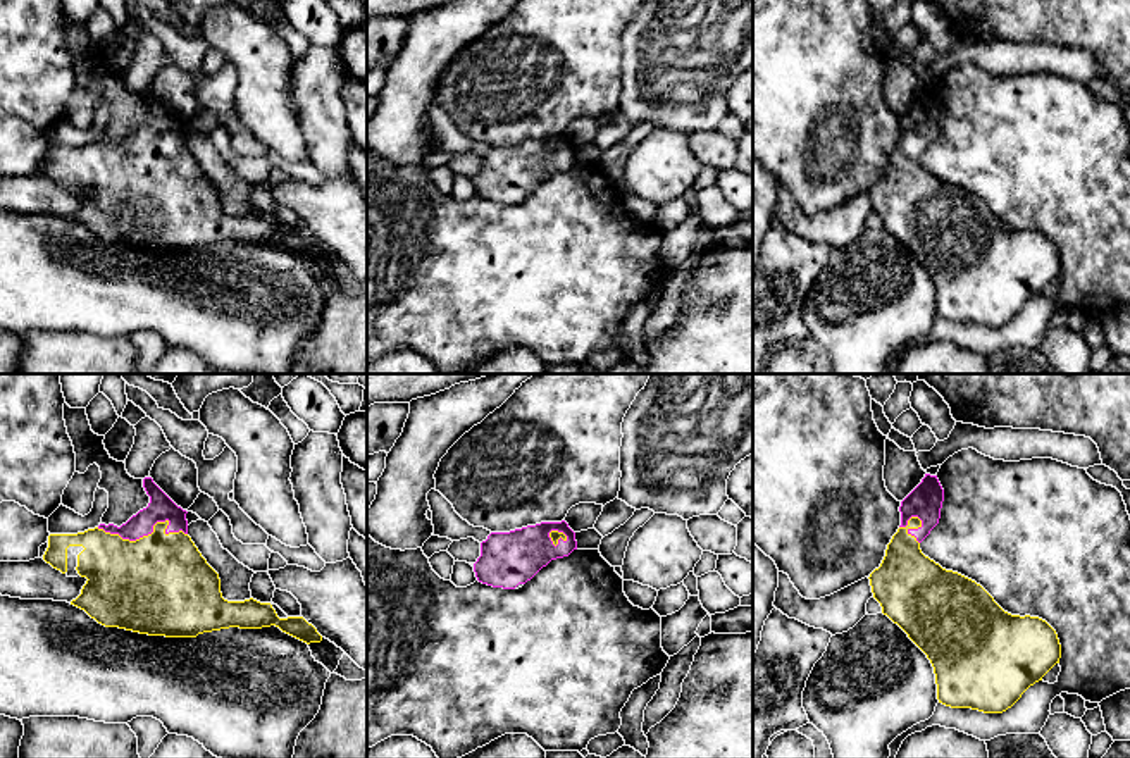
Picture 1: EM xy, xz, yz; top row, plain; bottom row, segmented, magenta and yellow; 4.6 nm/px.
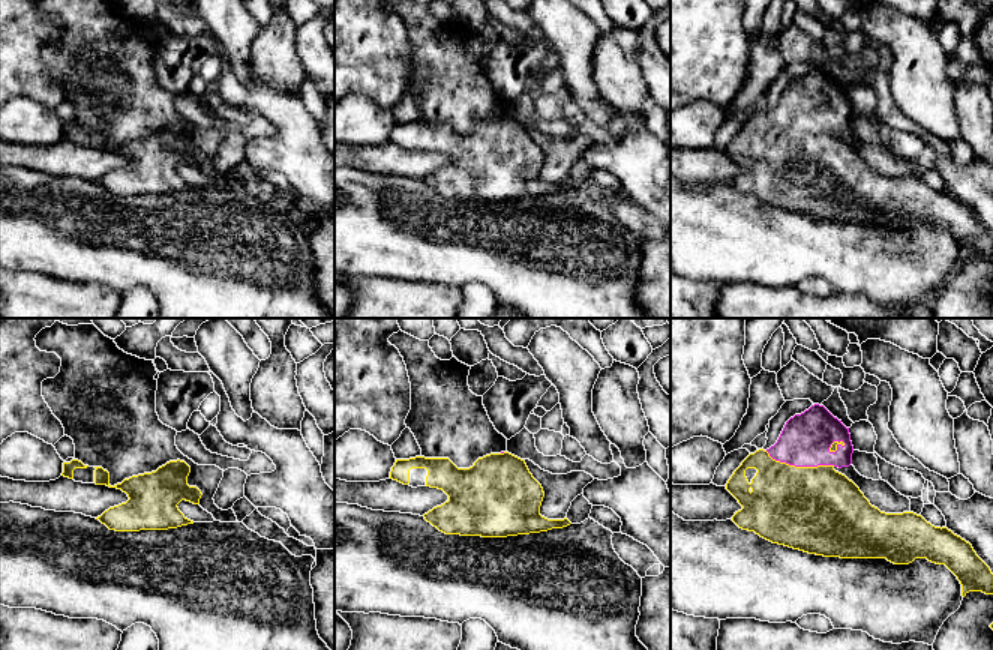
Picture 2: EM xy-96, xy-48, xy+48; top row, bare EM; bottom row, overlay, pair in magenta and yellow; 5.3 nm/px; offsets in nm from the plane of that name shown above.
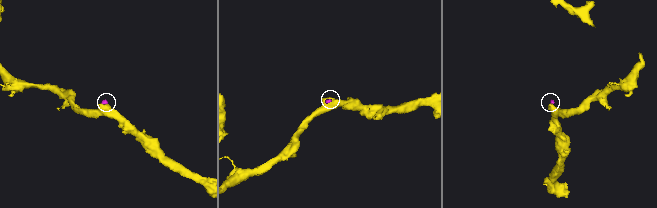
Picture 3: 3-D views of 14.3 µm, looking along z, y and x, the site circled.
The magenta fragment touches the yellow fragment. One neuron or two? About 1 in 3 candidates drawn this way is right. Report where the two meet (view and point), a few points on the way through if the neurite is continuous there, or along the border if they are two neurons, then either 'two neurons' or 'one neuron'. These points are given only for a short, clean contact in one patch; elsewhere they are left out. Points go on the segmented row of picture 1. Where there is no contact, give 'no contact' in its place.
contact xy (149, 533); one neuron

